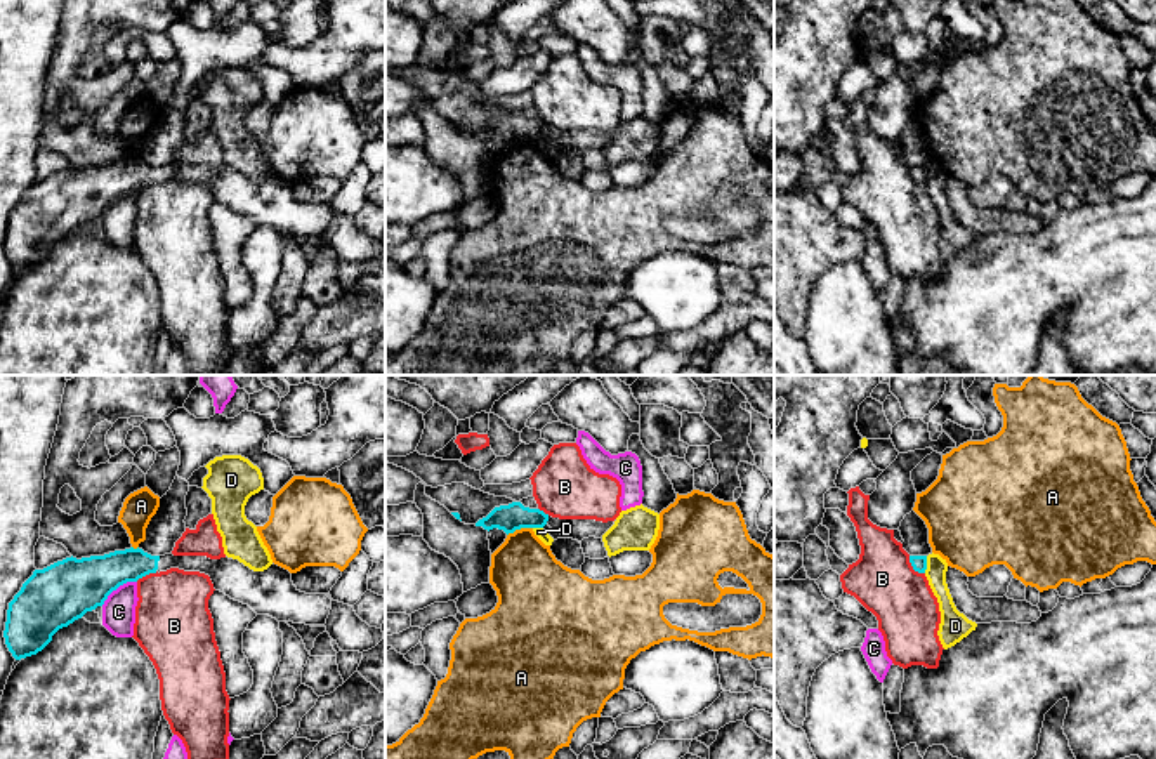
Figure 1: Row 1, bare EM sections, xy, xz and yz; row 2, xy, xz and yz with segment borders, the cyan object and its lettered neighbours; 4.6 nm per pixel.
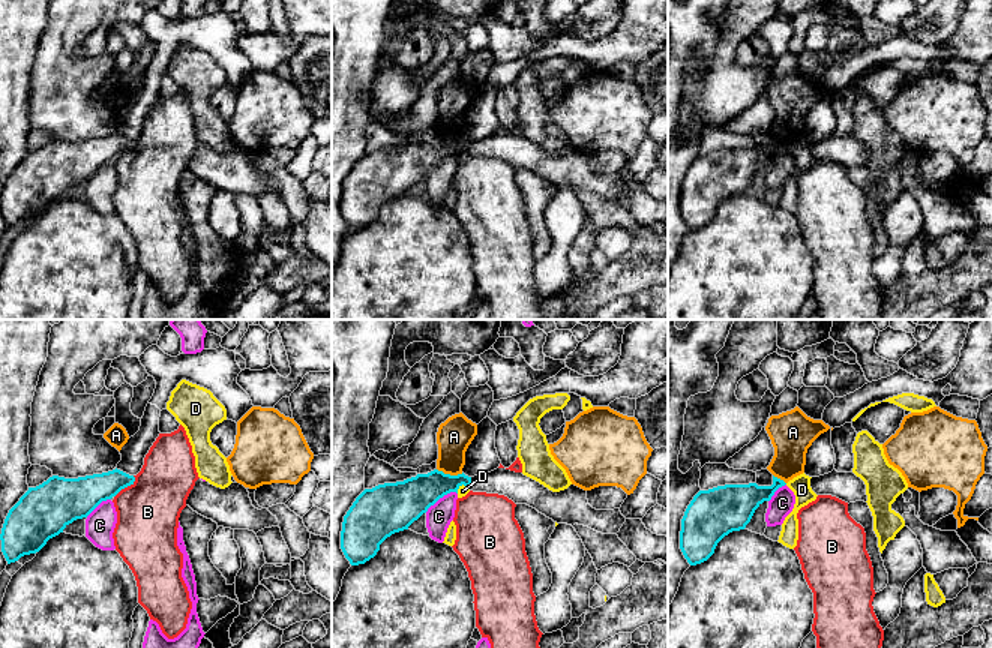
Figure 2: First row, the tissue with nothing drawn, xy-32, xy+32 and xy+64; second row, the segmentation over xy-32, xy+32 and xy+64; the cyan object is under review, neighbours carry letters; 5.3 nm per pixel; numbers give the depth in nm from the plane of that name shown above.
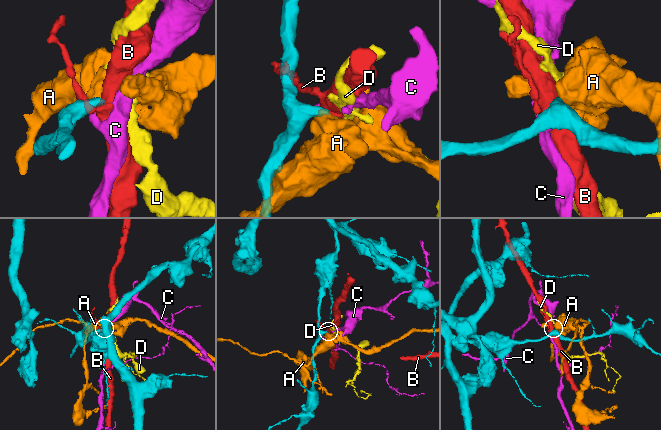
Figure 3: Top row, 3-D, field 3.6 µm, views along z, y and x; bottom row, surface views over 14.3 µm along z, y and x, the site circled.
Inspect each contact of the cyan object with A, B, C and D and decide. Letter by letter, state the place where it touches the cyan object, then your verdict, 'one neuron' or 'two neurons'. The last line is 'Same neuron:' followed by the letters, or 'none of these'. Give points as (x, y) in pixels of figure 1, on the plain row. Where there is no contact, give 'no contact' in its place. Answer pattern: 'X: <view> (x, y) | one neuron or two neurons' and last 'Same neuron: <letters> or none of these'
A: xz (519, 139) | two neurons
B: yz (913, 179) | two neurons
C: xy (117, 198) | two neurons
D: yz (926, 176) | two neurons
Same neuron: none of these

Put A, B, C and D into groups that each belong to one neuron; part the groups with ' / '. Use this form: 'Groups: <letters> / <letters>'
Groups: A / B / C / D

